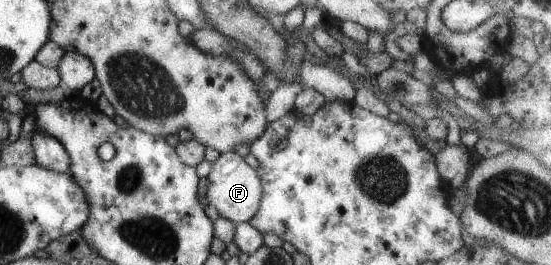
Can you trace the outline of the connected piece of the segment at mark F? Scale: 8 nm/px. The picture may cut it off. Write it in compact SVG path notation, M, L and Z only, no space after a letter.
M235 151L220 153L212 162L207 180L209 181L206 188L208 204L211 204L221 217L236 223L247 223L255 216L262 199L262 184L256 169L247 165L241 155Z

